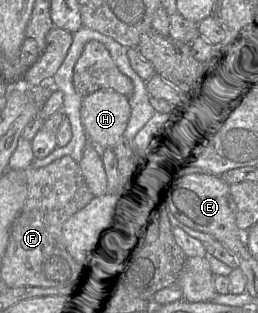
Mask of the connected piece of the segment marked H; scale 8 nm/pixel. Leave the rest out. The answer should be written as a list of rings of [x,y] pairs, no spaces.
[[[99,90],[83,98],[80,111],[87,141],[95,147],[102,158],[105,149],[113,149],[124,137],[131,115],[129,99],[113,90]]]

